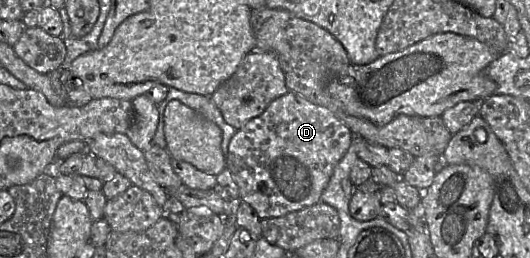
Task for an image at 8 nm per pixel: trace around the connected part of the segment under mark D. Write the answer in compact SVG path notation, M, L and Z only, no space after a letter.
M289 91L273 100L258 117L238 129L228 146L227 168L239 188L240 201L249 204L259 218L282 217L320 202L335 166L346 154L355 135L327 108Z

